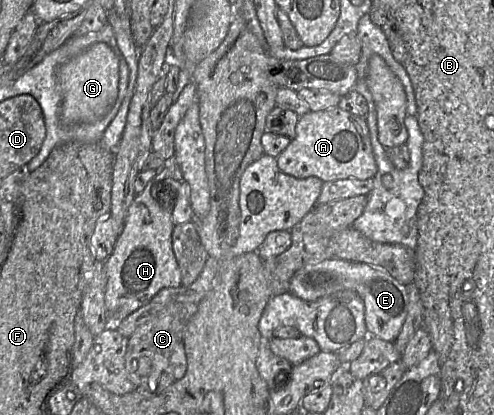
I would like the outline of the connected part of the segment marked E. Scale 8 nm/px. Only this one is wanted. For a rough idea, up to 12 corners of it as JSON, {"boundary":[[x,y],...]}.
{"boundary":[[330,258],[298,270],[289,292],[342,291],[364,303],[369,337],[394,342],[406,285],[381,268]]}

